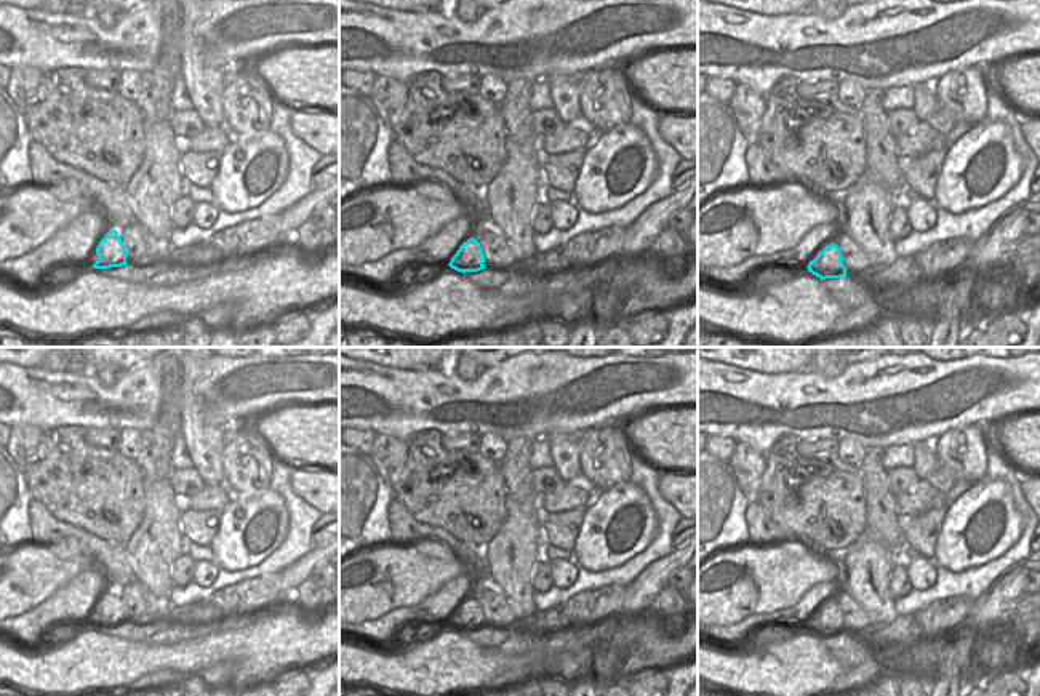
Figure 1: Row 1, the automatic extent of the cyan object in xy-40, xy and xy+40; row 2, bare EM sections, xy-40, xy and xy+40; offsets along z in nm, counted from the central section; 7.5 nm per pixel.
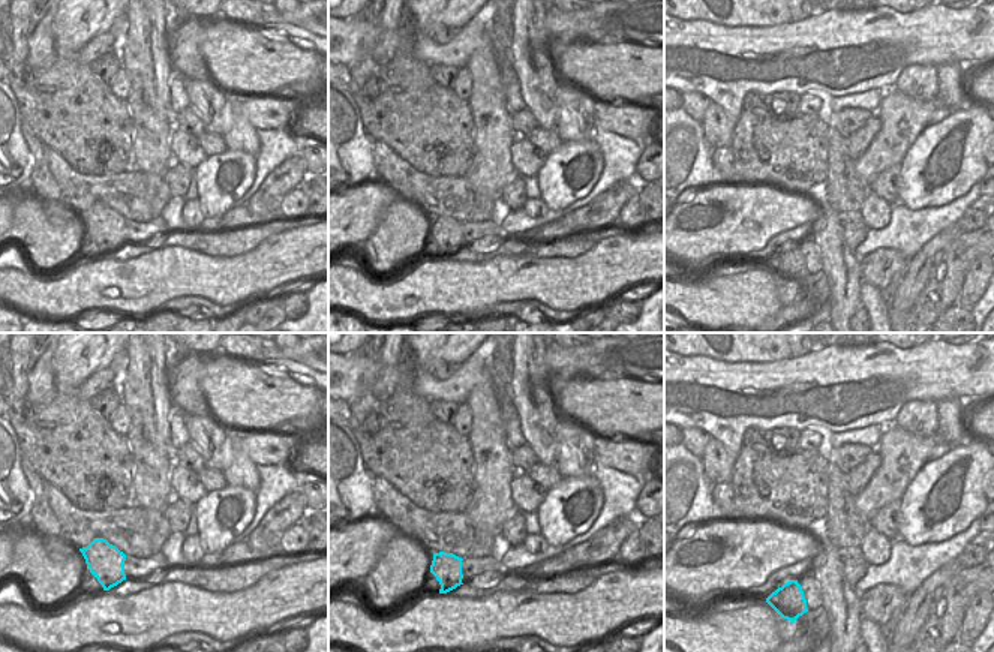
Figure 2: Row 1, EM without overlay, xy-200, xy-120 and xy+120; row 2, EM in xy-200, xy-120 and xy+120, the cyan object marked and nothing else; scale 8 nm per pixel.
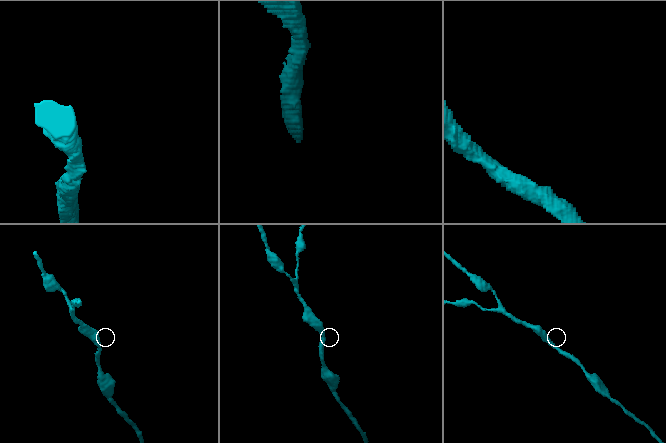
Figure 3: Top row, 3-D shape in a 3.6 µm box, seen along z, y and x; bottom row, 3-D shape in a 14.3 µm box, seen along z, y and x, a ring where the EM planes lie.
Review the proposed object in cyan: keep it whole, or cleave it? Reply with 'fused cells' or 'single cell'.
single cell

